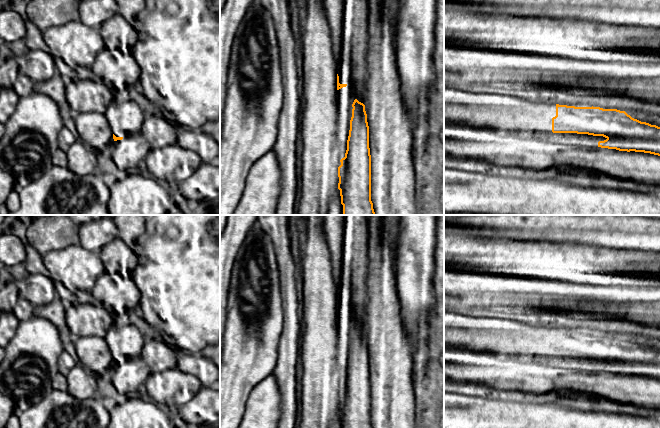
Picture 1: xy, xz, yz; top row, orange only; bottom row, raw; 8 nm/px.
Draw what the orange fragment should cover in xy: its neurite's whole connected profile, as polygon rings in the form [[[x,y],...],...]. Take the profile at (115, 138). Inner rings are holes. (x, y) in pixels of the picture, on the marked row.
[[[133,100],[124,103],[112,102],[104,115],[111,127],[113,139],[117,141],[131,133],[140,132],[147,112]]]

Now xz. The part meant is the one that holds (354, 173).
[[[343,46],[337,63],[338,189],[343,215],[375,215],[371,201],[371,155],[365,105],[356,99],[351,83],[349,48]]]

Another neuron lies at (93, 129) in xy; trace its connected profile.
[[[83,112],[74,114],[79,139],[93,150],[106,152],[113,141],[111,127],[104,114]]]

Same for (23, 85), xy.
[[[18,73],[12,89],[19,97],[24,97],[33,93],[33,81],[23,73]]]

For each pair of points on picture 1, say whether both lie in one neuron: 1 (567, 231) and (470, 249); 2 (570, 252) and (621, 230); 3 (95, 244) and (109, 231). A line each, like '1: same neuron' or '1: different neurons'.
1: different neurons
2: different neurons
3: same neuron

